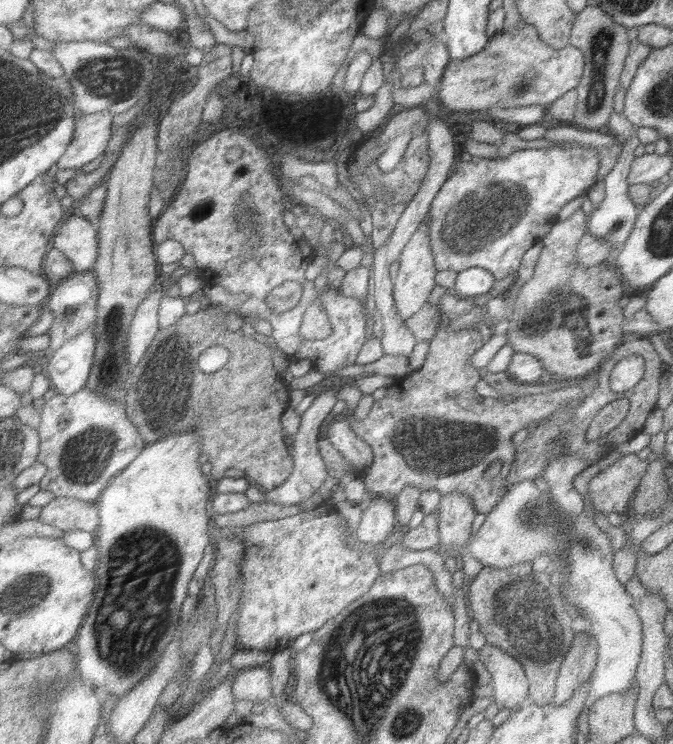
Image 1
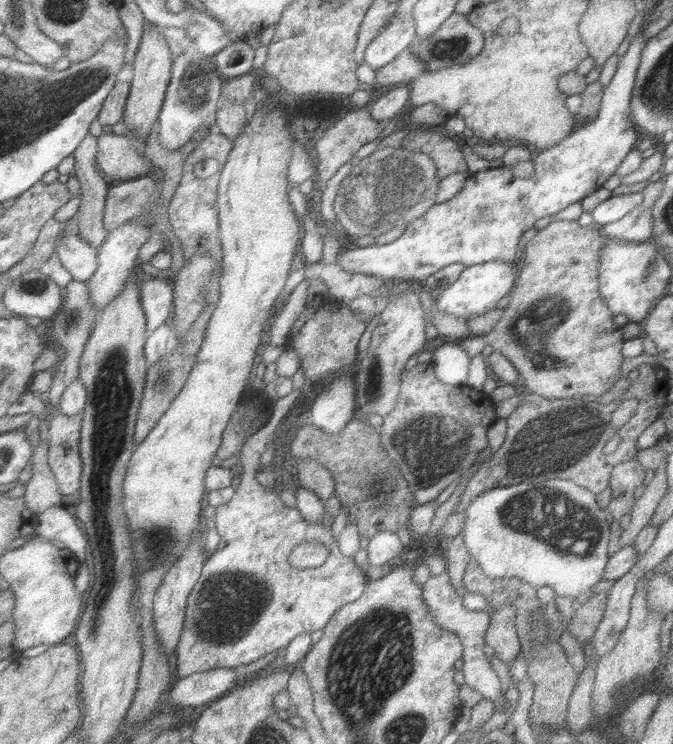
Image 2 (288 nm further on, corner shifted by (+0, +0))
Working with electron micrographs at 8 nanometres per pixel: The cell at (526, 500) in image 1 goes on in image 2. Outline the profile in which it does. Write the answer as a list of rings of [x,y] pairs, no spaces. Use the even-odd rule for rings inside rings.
[[[531,480],[517,486],[505,486],[489,490],[473,500],[467,510],[467,522],[461,532],[467,548],[481,564],[485,576],[501,580],[521,580],[529,586],[551,586],[559,596],[569,596],[575,602],[589,602],[595,594],[601,594],[605,586],[605,570],[609,570],[609,540],[613,534],[611,514],[597,504],[597,494],[581,488],[573,480]]]

